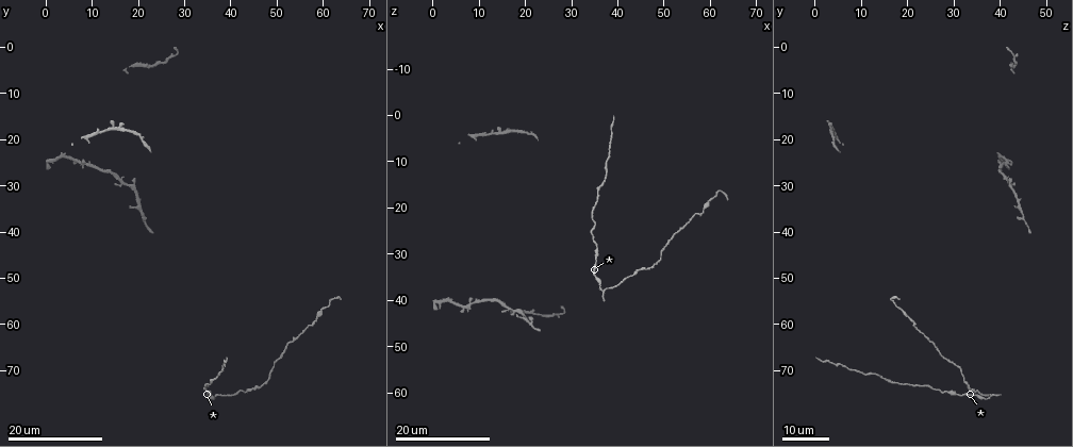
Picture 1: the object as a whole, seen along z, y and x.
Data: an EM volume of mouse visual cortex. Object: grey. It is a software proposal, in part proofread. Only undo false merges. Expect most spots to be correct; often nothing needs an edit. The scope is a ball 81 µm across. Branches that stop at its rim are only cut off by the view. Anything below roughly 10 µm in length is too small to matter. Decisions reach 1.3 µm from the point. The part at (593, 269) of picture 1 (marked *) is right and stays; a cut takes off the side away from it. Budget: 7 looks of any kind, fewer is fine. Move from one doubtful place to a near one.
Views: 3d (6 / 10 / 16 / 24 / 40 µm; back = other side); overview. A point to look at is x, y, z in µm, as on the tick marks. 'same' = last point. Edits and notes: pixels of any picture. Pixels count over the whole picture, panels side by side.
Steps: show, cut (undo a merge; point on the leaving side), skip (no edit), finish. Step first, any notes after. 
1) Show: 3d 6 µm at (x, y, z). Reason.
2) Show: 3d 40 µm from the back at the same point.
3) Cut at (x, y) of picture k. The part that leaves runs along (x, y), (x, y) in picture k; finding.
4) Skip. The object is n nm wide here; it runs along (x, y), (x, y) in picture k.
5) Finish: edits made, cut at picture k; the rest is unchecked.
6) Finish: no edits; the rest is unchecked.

Show: 3d 16 µm at (49.5, 69.0, 30.0). Narrows sharply.

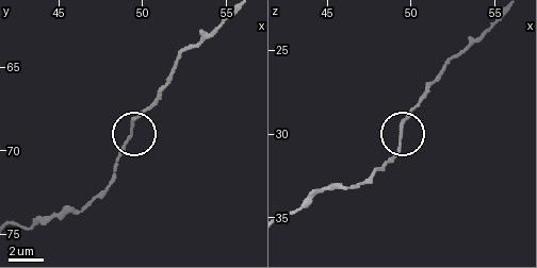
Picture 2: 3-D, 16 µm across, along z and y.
Show: 3d 10 µm at (49.5, 68.9, 30.3). Zoom in.

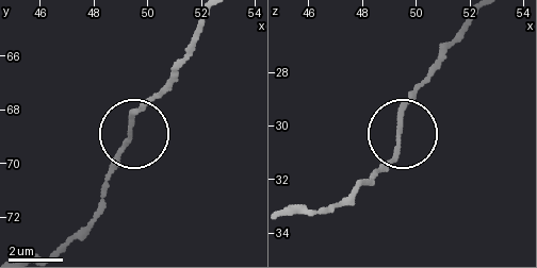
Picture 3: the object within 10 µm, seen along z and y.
Skip. The object is 130 nm wide here; it runs along (63, 246), (99, 204), (113, 156), (149, 97) in picture 3; one neuron here.

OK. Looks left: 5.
Show: 3d 16 µm at (58.5, 58.0, 20.0). Calibre changes.

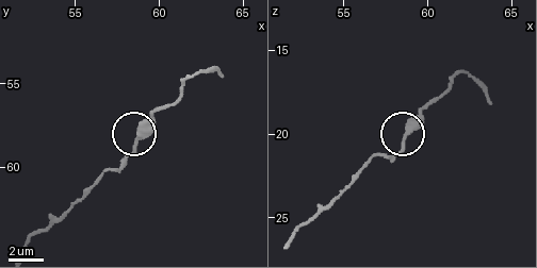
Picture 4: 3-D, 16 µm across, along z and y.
Show: 3d 10 µm at (58.9, 58.4, 19.9).

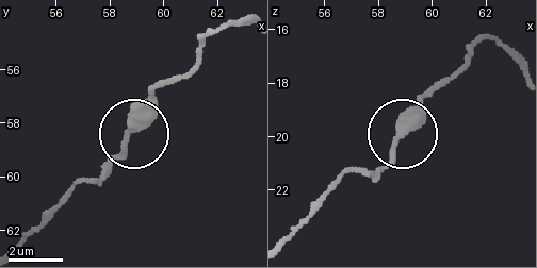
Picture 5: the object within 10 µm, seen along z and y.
Show: 3d 6 µm at (58.7, 58.3, 20.1).

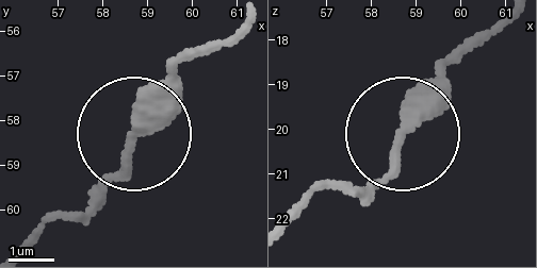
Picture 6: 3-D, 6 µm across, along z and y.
Skip. The object is 270 nm wide here; it runs along (296, 214), (376, 179), (410, 111), (475, 46) in picture 6; all the same neuron.

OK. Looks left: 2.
Show: 3d 24 µm at (54.5, 62.0, 23.5). Narrows sharply.

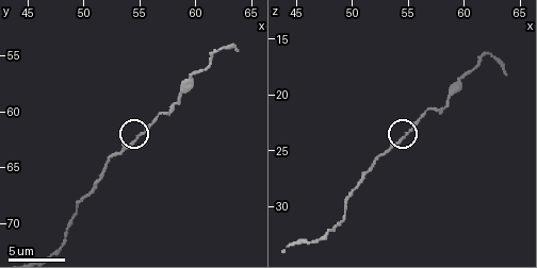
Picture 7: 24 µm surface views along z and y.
Show: 3d 10 µm at (55.2, 62.2, 23.4). Zoom in.

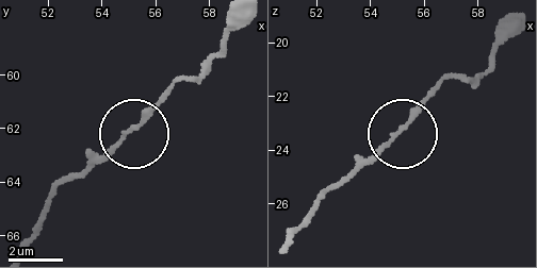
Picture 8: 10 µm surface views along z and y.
Skip. The object is 130 nm wide here; it runs along (286, 239), (451, 74) in picture 8; continuous, no second neuron.

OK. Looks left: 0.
Finish: no edits; the rest is unchecked.

